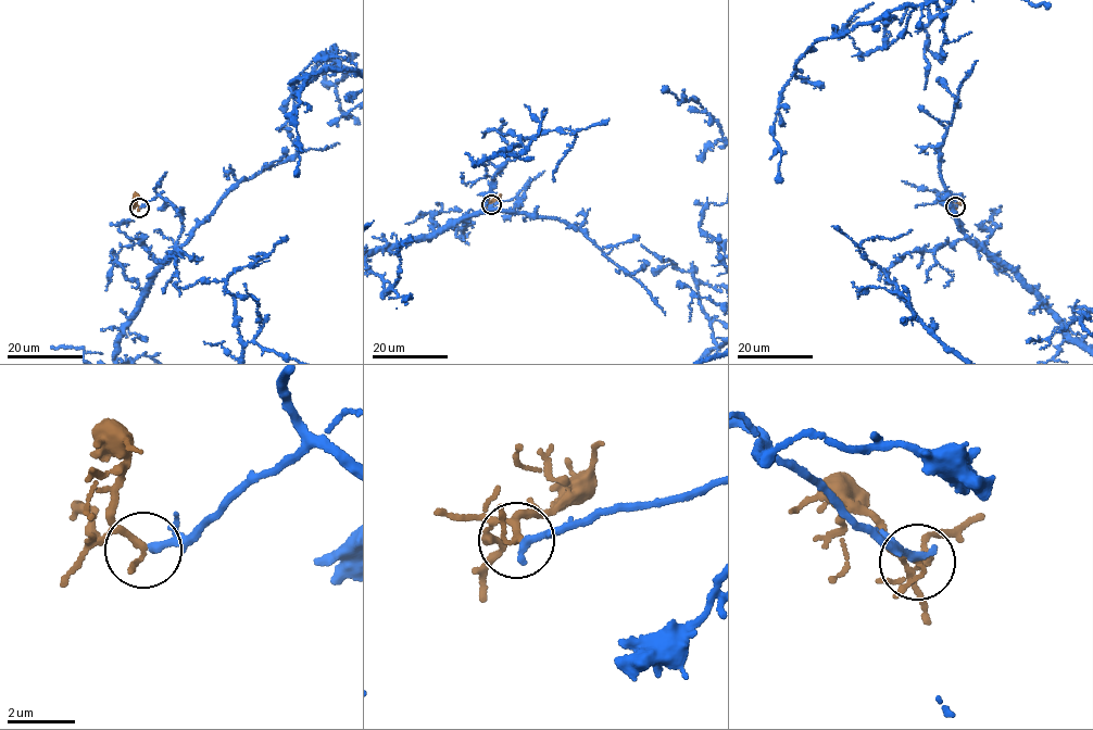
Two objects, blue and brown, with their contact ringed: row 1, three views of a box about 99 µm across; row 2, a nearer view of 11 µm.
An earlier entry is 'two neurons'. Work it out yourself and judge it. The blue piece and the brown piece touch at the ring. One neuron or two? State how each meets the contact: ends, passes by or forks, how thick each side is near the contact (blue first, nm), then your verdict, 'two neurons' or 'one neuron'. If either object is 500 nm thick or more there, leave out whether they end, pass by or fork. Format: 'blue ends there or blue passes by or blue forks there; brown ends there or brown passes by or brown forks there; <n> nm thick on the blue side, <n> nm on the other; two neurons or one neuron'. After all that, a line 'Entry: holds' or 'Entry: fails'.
blue passes by; brown forks there; 180 nm thick on the blue side, 120 nm on the other; one neuron
Entry: fails

